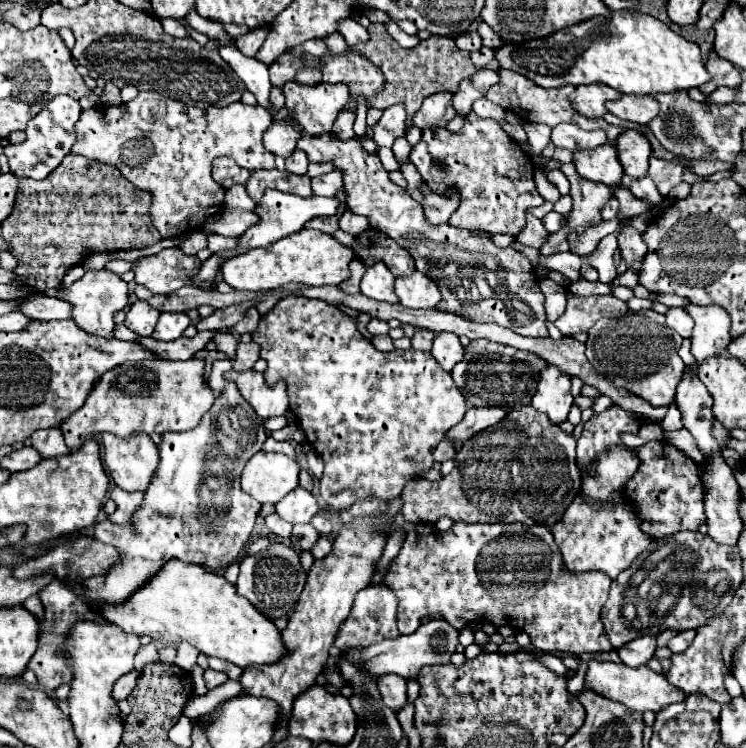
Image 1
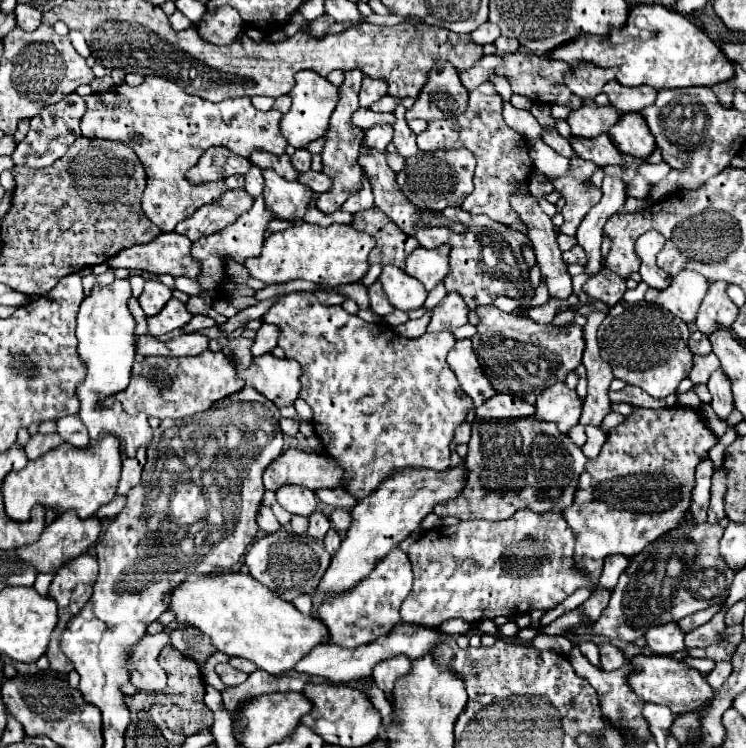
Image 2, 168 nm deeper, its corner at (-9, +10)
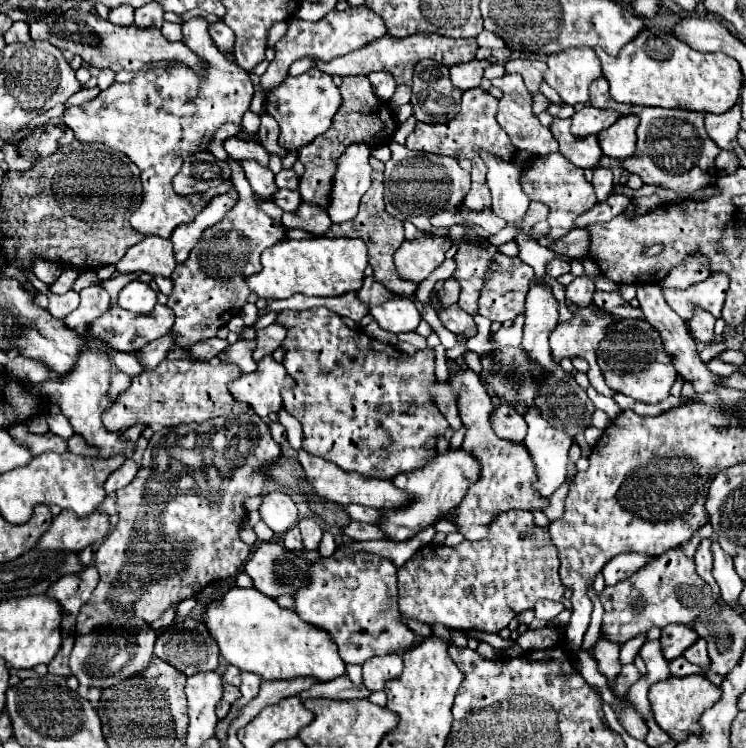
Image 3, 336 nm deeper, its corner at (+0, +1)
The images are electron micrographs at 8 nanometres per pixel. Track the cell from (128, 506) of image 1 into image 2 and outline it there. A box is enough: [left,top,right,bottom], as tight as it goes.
[118,449,146,495]

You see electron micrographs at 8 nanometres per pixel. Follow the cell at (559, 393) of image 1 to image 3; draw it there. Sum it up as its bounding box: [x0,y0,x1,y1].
[525,408,571,498]

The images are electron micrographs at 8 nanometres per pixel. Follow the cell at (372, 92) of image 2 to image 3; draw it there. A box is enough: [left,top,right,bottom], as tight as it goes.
[367,72,397,100]

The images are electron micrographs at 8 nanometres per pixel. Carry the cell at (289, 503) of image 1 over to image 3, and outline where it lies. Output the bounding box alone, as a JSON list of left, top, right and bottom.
[259,492,297,534]

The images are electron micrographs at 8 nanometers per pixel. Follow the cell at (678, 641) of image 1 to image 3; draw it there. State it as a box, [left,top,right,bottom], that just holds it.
[683,640,709,672]

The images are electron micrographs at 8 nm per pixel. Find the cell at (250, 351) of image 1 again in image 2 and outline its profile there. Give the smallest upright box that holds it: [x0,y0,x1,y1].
[252,325,278,357]

